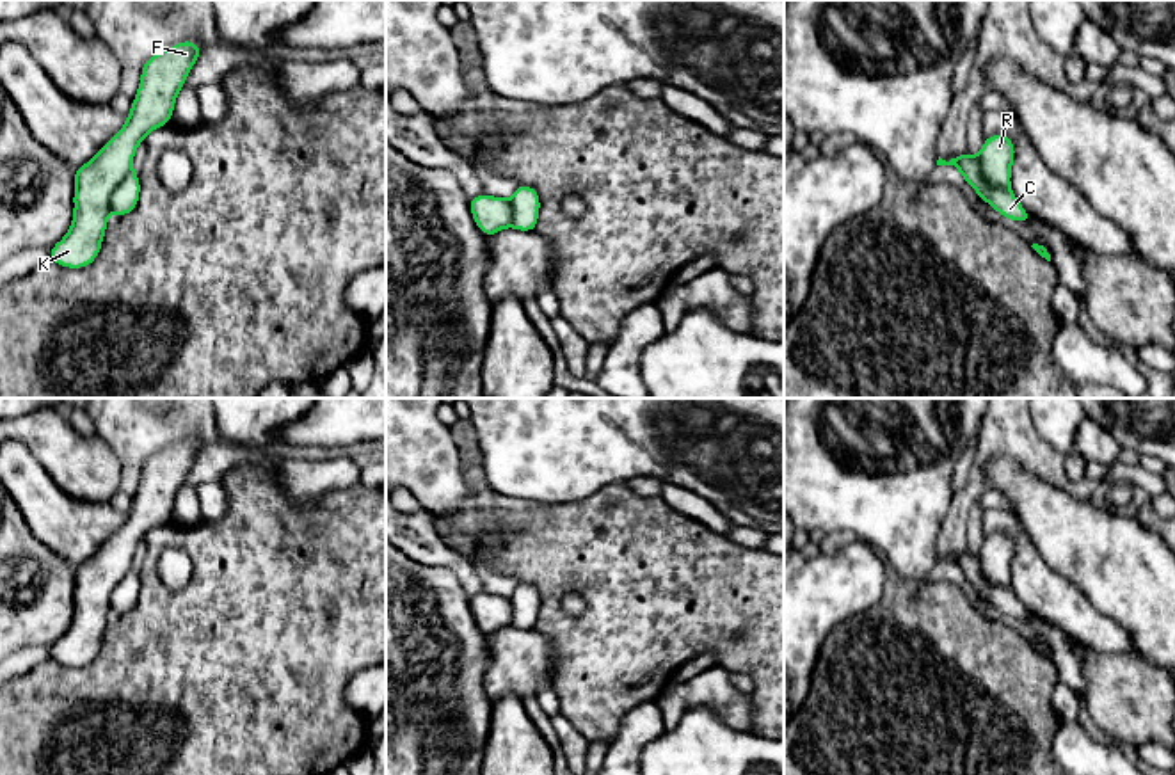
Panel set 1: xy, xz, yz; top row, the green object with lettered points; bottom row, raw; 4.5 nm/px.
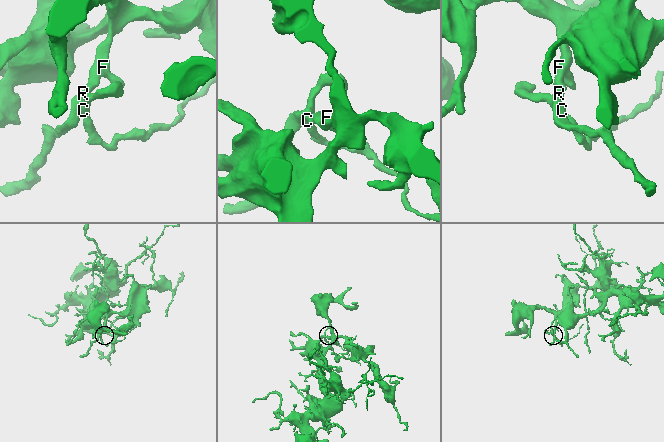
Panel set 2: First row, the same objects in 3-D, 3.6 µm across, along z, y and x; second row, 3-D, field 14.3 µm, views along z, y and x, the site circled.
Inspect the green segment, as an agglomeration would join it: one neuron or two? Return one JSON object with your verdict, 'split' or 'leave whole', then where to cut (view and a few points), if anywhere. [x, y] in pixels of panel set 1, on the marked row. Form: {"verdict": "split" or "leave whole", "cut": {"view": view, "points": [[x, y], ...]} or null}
{"verdict": "split", "cut": {"view": "yz", "points": [[976, 157], [982, 176], [987, 182], [996, 187], [1008, 187]]}}

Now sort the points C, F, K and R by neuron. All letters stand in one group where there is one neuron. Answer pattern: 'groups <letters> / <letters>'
groups C / F K R

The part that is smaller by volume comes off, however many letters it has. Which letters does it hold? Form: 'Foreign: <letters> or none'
Foreign: C

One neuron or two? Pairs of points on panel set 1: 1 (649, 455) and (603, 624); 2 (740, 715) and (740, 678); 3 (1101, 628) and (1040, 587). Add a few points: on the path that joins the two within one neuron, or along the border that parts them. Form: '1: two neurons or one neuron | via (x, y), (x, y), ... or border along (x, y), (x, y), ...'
1: two neurons | border along (626, 480), (605, 484), (587, 496)
2: two neurons | border along (729, 672), (740, 690), (751, 692)
3: one neuron | via (1087, 626), (1055, 599)

